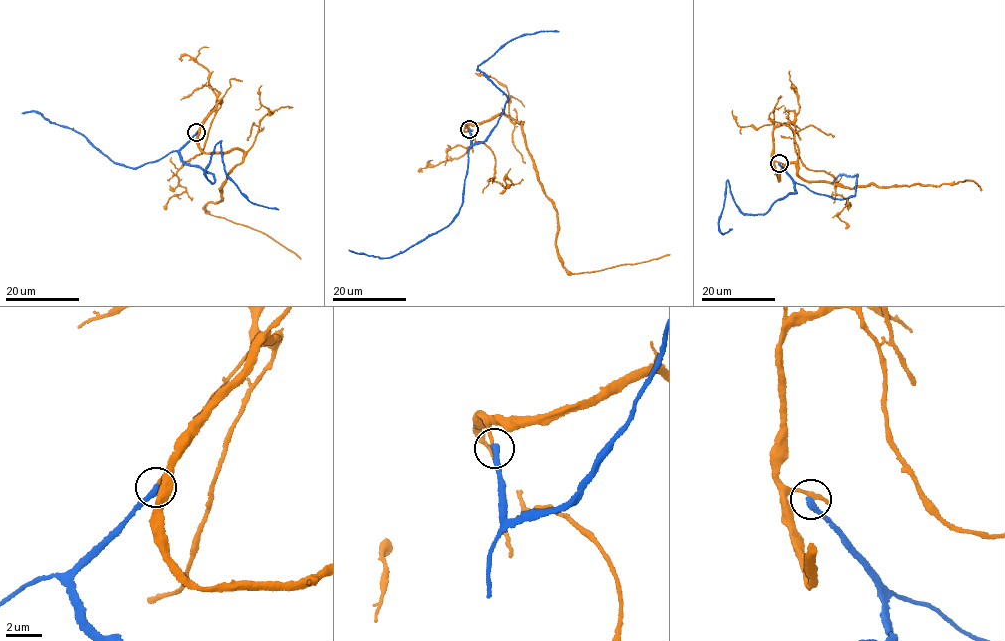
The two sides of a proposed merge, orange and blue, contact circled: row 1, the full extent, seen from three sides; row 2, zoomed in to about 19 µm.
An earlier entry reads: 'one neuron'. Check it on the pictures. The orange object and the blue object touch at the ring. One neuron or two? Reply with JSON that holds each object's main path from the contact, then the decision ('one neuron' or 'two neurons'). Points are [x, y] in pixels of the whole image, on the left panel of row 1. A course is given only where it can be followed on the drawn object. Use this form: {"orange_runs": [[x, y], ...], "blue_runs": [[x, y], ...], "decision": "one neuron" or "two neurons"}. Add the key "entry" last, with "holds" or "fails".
{"orange_runs": [[196, 132], [205, 152], [243, 151], [243, 160], [219, 188], [222, 200], [203, 207], [267, 234], [300, 259]], "blue_runs": [[196, 132], [183, 161], [213, 183], [205, 172], [220, 141], [228, 179], [278, 210]], "decision": "two neurons", "entry": "fails"}

